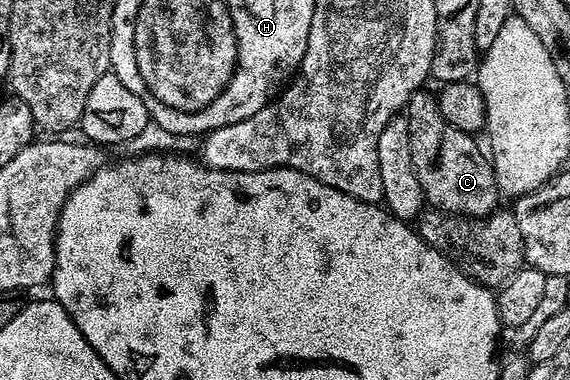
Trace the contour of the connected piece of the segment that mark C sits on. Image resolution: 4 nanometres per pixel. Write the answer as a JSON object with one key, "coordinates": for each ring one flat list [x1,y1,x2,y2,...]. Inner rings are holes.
{"coordinates":[[425,92,412,93,403,110,407,131,409,132,411,163,415,167,415,175,419,179,422,198,428,204,430,201,433,204,430,206,434,210,443,213,451,213,458,217,468,217,470,219,489,216,498,208,497,197,499,198,497,180,493,174,490,158,486,156,483,149,483,154,481,154,480,147,473,142,476,140,470,134,459,131,454,125,447,123,447,119,443,119,438,98,434,94,432,97,431,94]]}

